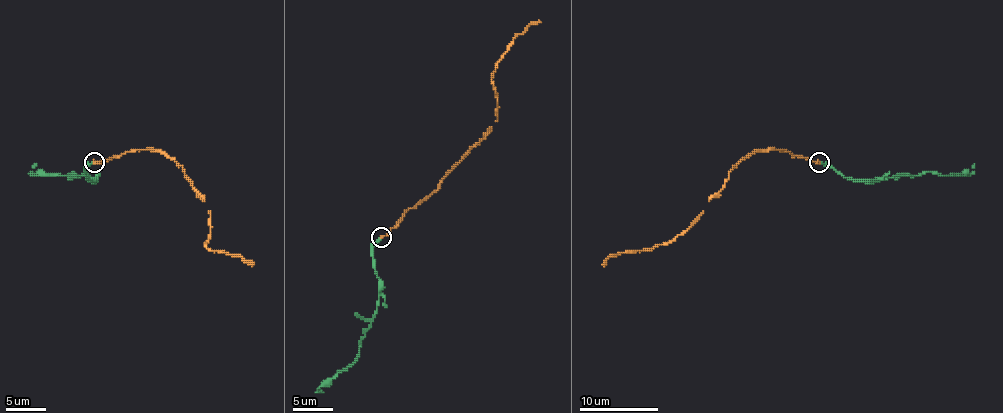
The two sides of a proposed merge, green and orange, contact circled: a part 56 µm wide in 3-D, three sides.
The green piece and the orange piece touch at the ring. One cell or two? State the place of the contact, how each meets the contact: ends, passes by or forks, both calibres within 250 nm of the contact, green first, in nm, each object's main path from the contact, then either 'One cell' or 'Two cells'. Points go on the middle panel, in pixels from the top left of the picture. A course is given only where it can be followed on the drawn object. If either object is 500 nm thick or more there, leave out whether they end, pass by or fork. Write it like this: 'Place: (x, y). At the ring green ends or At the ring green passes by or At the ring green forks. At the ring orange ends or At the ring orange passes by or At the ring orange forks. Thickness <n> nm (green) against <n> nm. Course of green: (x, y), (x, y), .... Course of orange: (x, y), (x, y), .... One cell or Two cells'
Place: (381, 237). At the ring green ends. At the ring orange ends. Thickness 170 nm (green) against 240 nm. Course of green: (381, 238), (373, 248), (373, 261), (379, 277), (379, 305), (359, 345), (359, 354), (319, 388), (323, 392). Course of orange: (381, 238), (408, 210), (426, 200), (497, 119), (497, 97), (491, 81), (495, 64), (509, 44), (541, 22). One cell

